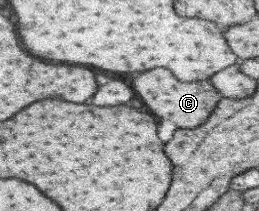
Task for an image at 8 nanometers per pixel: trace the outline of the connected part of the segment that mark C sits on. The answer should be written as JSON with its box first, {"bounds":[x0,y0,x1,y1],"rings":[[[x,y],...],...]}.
{"bounds":[130,69,220,129],"rings":[[[152,69],[152,71],[140,73],[138,77],[132,79],[130,85],[132,85],[134,93],[142,99],[142,103],[156,117],[176,121],[176,127],[182,127],[182,129],[192,129],[192,127],[198,127],[200,123],[204,123],[206,117],[210,115],[210,111],[214,109],[216,101],[220,99],[220,95],[214,91],[214,87],[208,81],[180,83],[166,69]]]}

